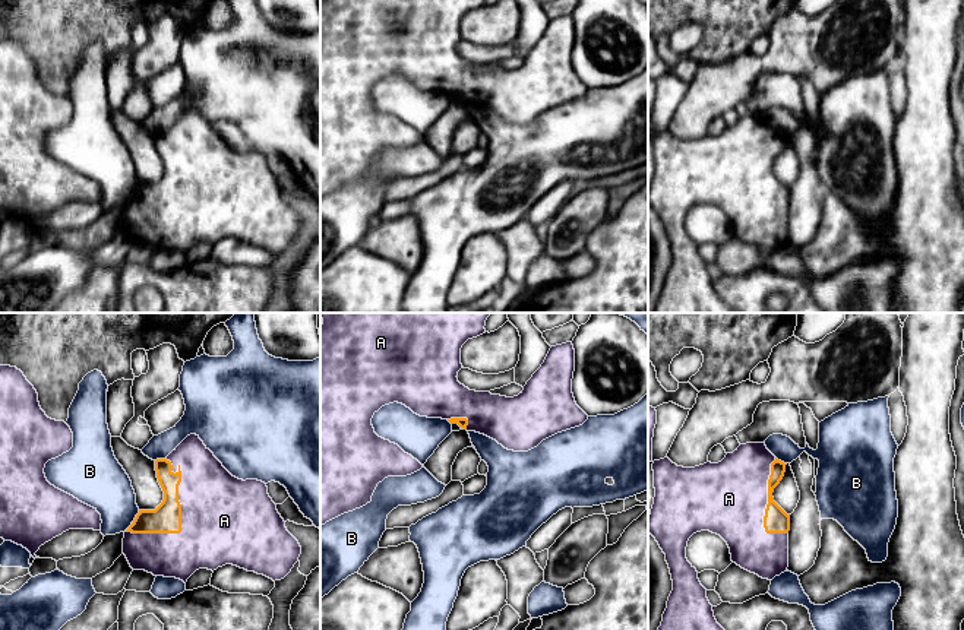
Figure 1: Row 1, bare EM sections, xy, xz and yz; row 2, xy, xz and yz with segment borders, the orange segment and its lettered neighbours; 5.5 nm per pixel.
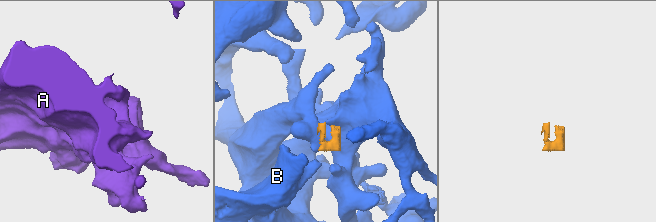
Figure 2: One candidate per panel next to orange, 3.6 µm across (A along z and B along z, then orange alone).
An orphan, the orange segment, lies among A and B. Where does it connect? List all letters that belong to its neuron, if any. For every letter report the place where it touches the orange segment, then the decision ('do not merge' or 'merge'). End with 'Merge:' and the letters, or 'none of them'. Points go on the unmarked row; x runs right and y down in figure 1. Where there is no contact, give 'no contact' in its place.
A: xy (180, 198) | merge
B: xy (136, 189) | do not merge
Merge: A

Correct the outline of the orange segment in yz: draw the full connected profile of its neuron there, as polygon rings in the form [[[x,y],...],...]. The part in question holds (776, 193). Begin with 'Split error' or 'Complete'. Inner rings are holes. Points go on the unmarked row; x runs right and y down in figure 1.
Split error. [[[765,115],[740,117],[721,134],[707,134],[695,140],[677,139],[667,129],[654,133],[655,170],[648,205],[666,227],[673,253],[655,313],[736,313],[717,295],[707,262],[686,231],[688,213],[693,206],[709,203],[720,208],[730,221],[731,234],[762,251],[772,253],[787,244],[790,187],[772,170],[774,161],[784,149],[786,137]]]

